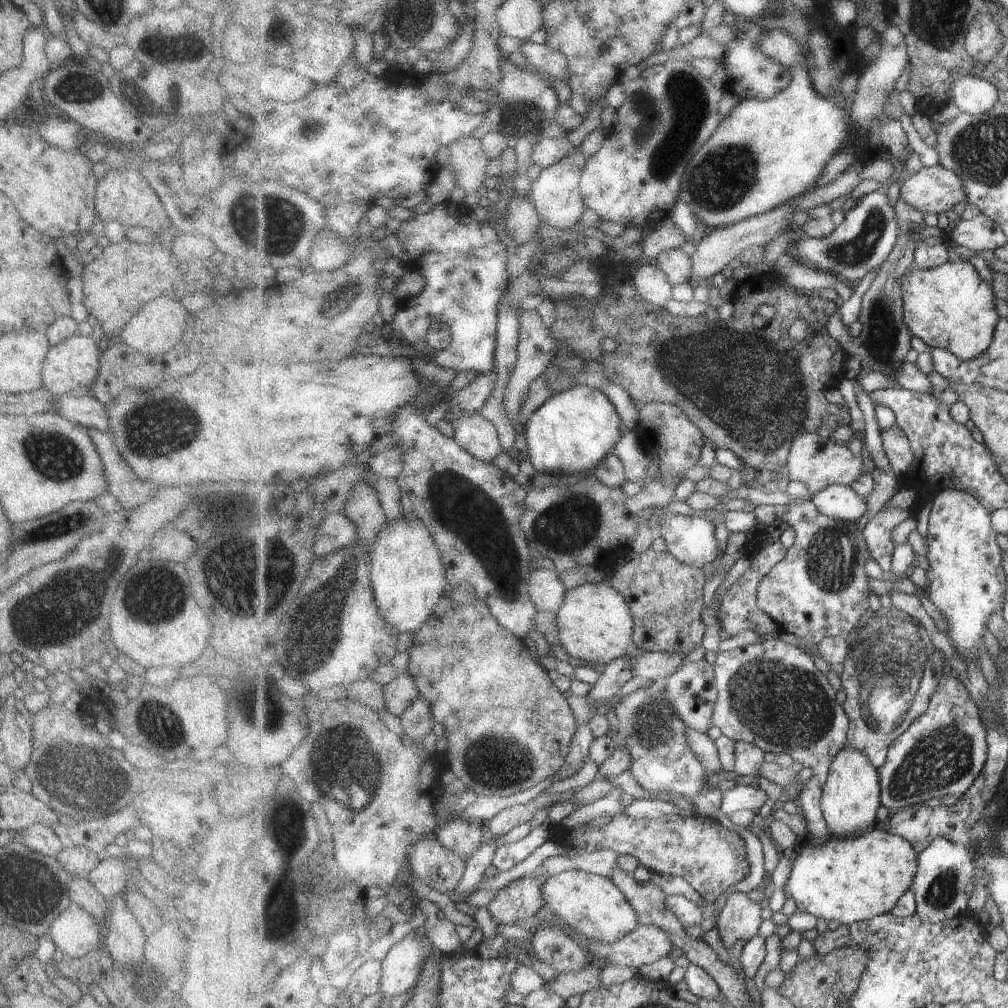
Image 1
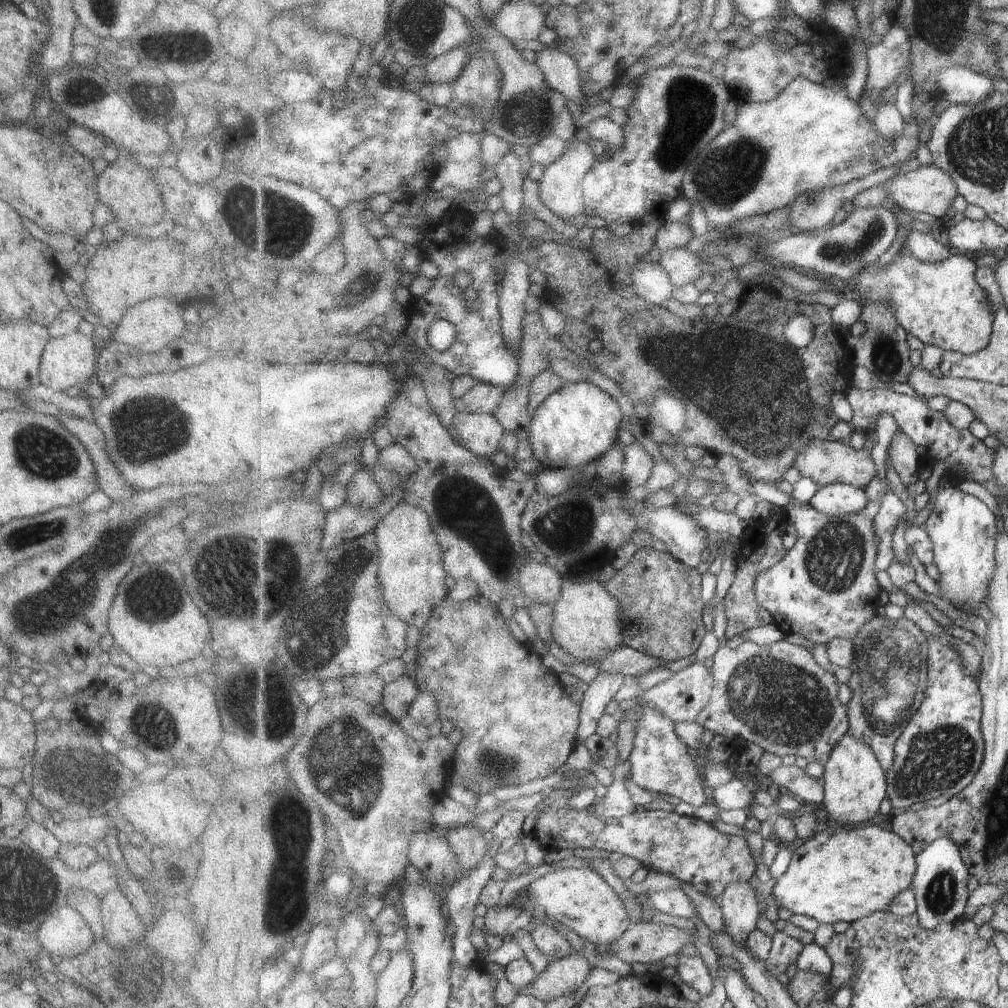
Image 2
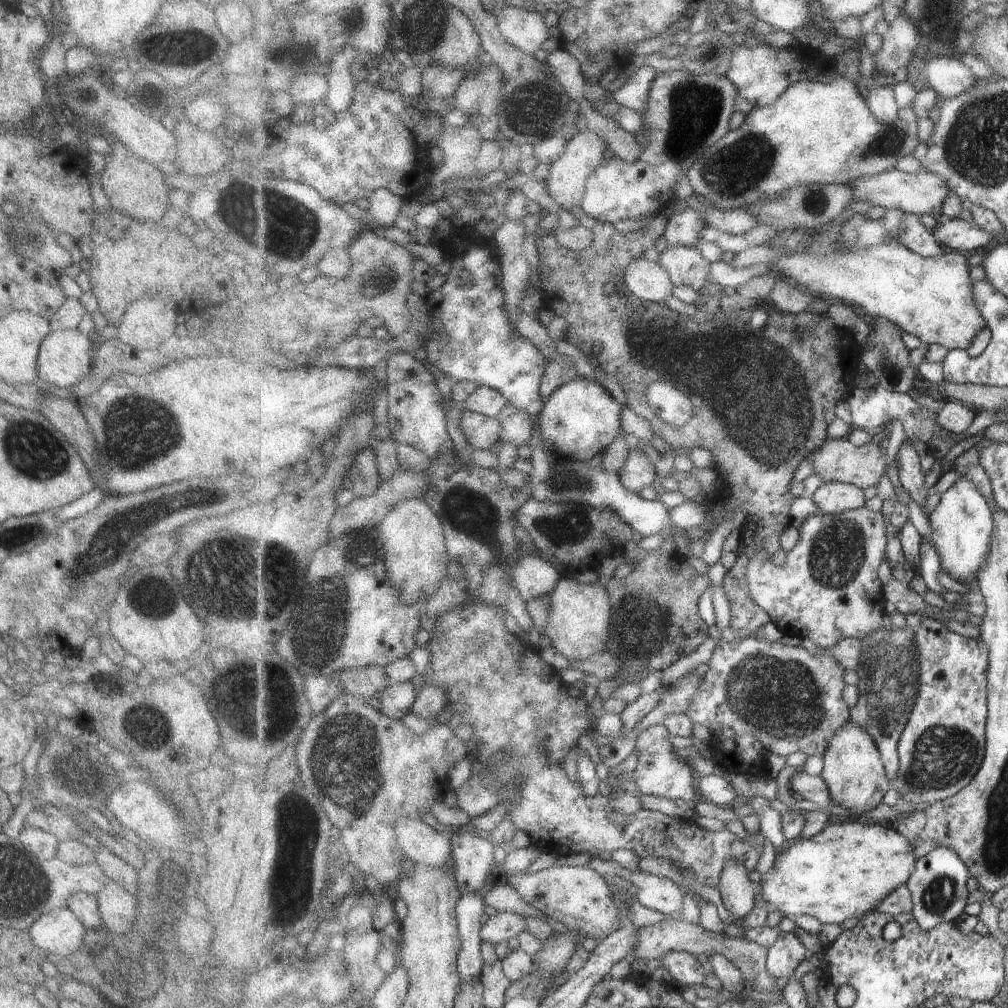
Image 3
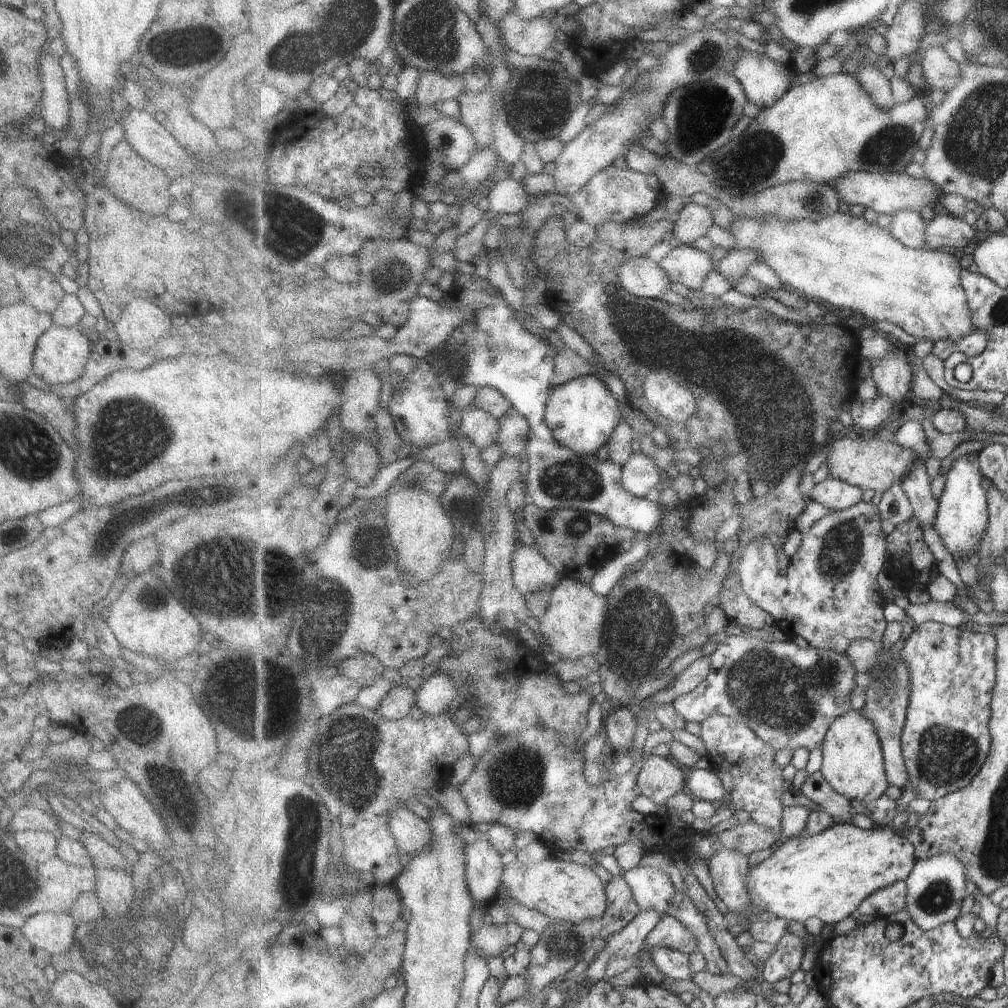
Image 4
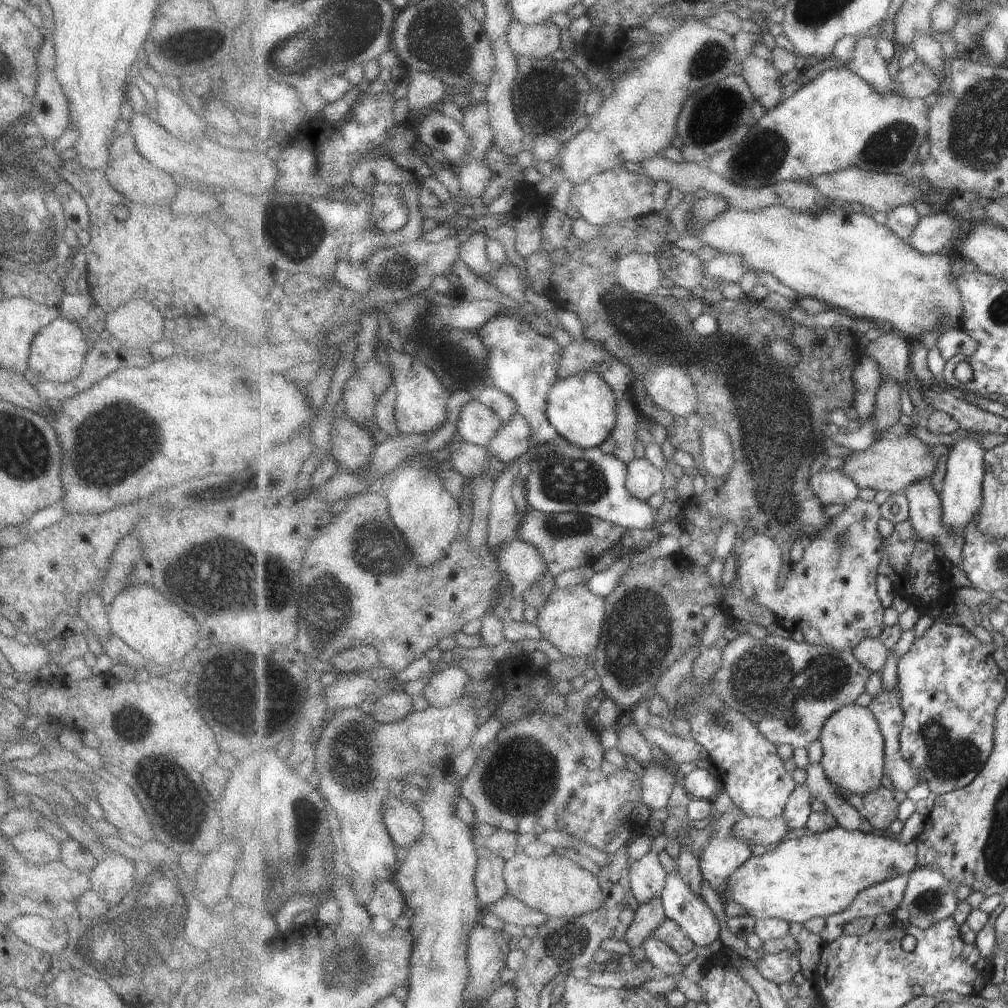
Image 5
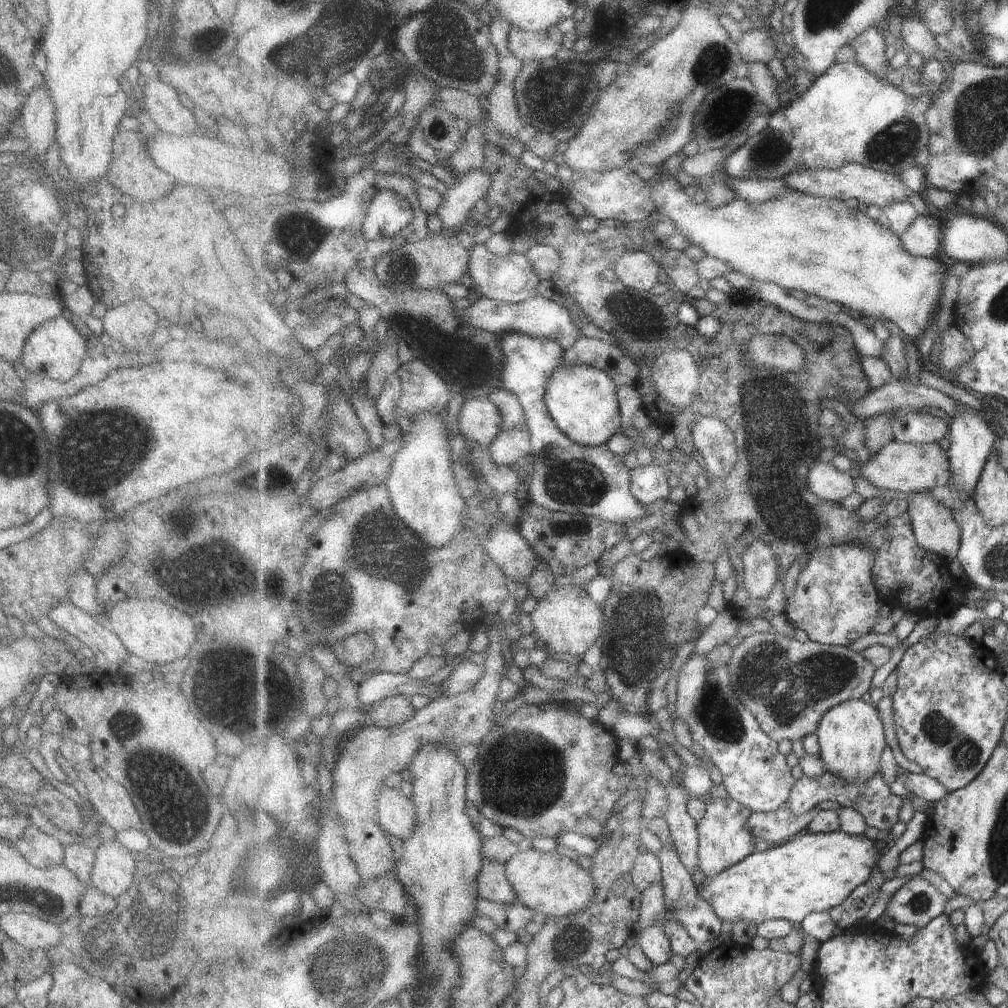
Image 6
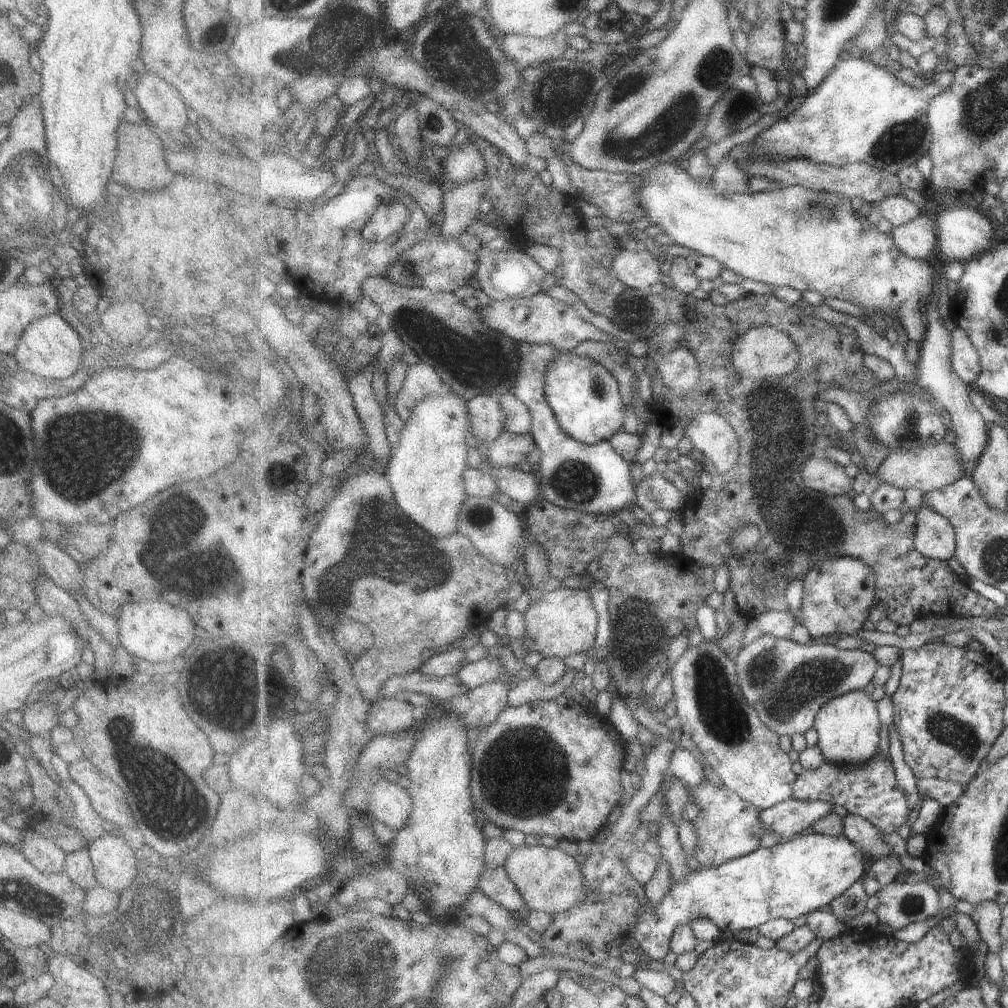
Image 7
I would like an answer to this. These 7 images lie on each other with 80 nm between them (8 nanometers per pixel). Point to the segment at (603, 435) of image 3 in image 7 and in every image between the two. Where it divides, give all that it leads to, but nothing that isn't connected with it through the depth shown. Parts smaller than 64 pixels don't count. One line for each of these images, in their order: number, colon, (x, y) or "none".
4: (582, 413)
5: (583, 408)
6: (583, 400)
7: (586, 398)

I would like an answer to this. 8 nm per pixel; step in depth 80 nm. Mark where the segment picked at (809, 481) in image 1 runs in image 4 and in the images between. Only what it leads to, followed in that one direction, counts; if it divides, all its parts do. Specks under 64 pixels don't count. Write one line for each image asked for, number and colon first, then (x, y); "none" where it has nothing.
2: (825, 462)
3: (838, 460)
4: (872, 464)

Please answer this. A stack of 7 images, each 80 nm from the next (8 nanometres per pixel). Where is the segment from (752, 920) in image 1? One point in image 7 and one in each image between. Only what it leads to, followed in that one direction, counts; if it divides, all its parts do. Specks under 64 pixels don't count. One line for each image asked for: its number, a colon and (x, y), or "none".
2: (739, 905)
3: (738, 892)
4: (728, 868)
5: (723, 852)
6: (725, 840)
7: (730, 827)

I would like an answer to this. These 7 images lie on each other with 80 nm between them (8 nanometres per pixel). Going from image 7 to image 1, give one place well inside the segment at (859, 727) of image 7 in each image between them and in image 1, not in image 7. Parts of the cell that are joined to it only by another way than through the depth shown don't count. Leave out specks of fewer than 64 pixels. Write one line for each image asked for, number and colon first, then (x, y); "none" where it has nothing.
1: (852, 796)
2: (855, 781)
3: (854, 771)
4: (853, 764)
5: (854, 756)
6: (851, 737)

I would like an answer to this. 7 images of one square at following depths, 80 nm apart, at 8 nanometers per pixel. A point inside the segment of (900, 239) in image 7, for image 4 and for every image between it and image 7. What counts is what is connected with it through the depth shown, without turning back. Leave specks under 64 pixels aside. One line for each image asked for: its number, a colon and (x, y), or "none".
4: (947, 232)
5: (936, 234)
6: (924, 237)

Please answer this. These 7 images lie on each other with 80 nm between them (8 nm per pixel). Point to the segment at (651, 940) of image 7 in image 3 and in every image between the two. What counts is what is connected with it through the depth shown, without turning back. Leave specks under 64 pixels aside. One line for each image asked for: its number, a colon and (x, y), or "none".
3: (845, 871)
4: (827, 876)
5: (816, 875)
6: (815, 872)

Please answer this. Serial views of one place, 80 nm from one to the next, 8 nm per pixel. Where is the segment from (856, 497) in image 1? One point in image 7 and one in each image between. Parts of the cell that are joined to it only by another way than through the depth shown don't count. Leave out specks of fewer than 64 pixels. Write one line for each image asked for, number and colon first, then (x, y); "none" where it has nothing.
2: (838, 499)
3: (832, 497)
4: (836, 494)
5: (831, 486)
6: (823, 479)
7: (822, 475)

